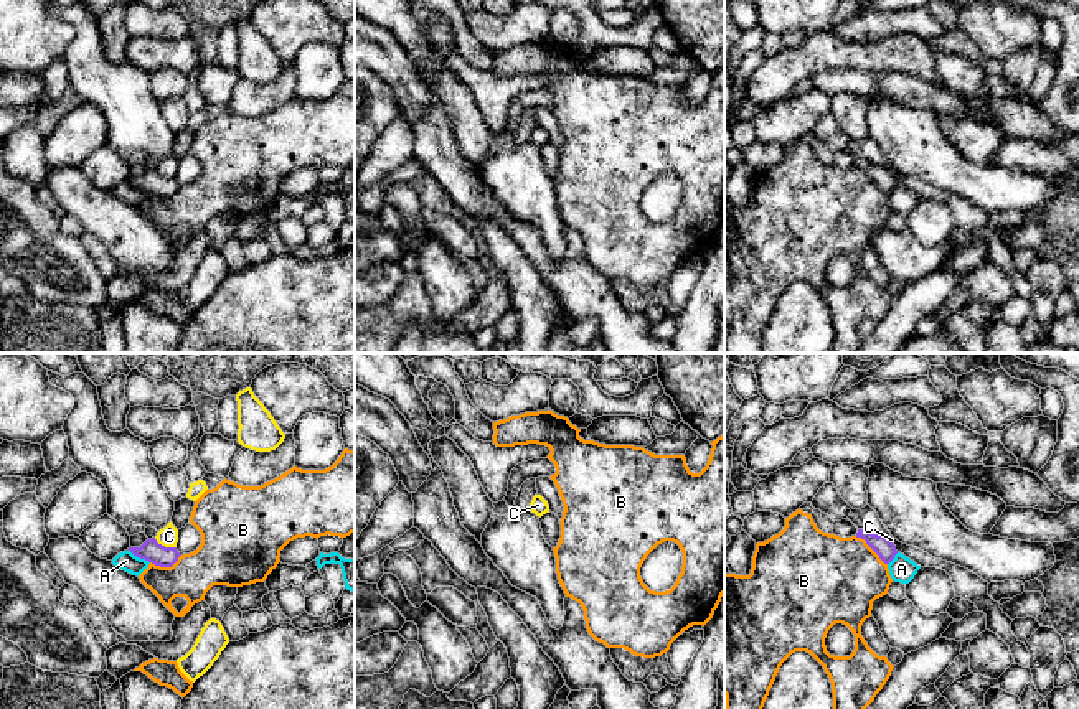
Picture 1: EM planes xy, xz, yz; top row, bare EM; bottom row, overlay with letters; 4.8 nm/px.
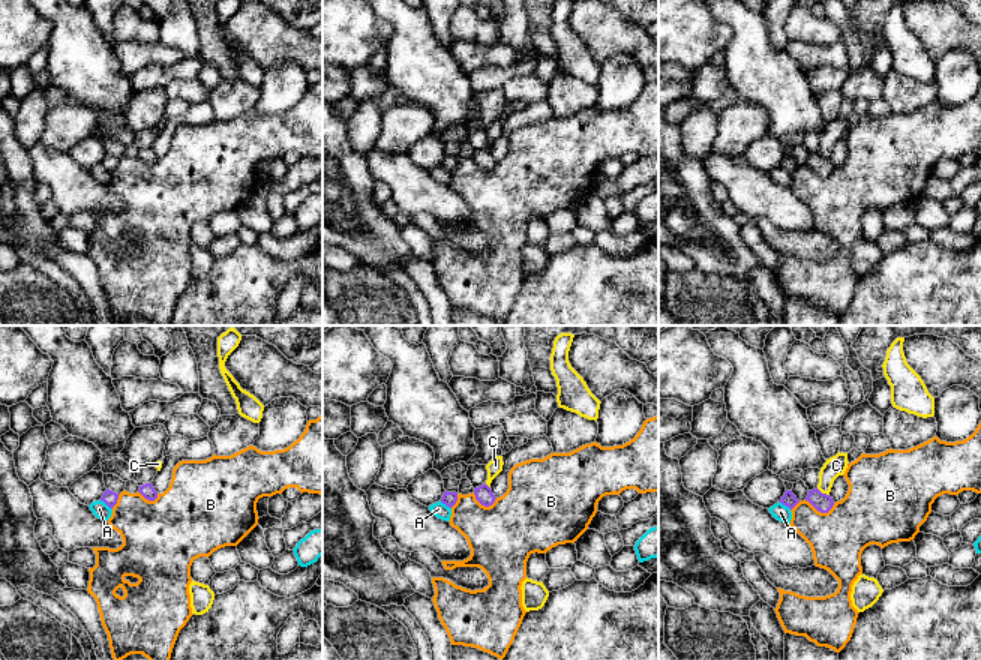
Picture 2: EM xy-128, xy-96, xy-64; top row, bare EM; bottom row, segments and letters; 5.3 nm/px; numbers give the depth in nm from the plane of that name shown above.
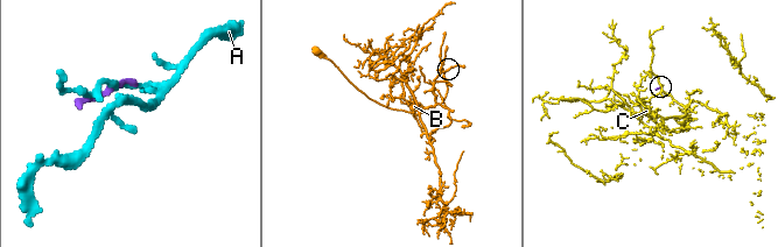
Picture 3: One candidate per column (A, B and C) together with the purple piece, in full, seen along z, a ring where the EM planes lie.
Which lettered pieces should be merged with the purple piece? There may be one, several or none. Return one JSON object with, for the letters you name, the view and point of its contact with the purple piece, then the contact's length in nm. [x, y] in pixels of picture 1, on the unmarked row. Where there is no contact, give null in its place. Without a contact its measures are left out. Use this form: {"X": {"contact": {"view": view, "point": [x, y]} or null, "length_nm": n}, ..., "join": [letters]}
{"join": []}

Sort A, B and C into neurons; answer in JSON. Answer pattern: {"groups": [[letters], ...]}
{"groups": [["A"], ["B"], ["C"]]}

